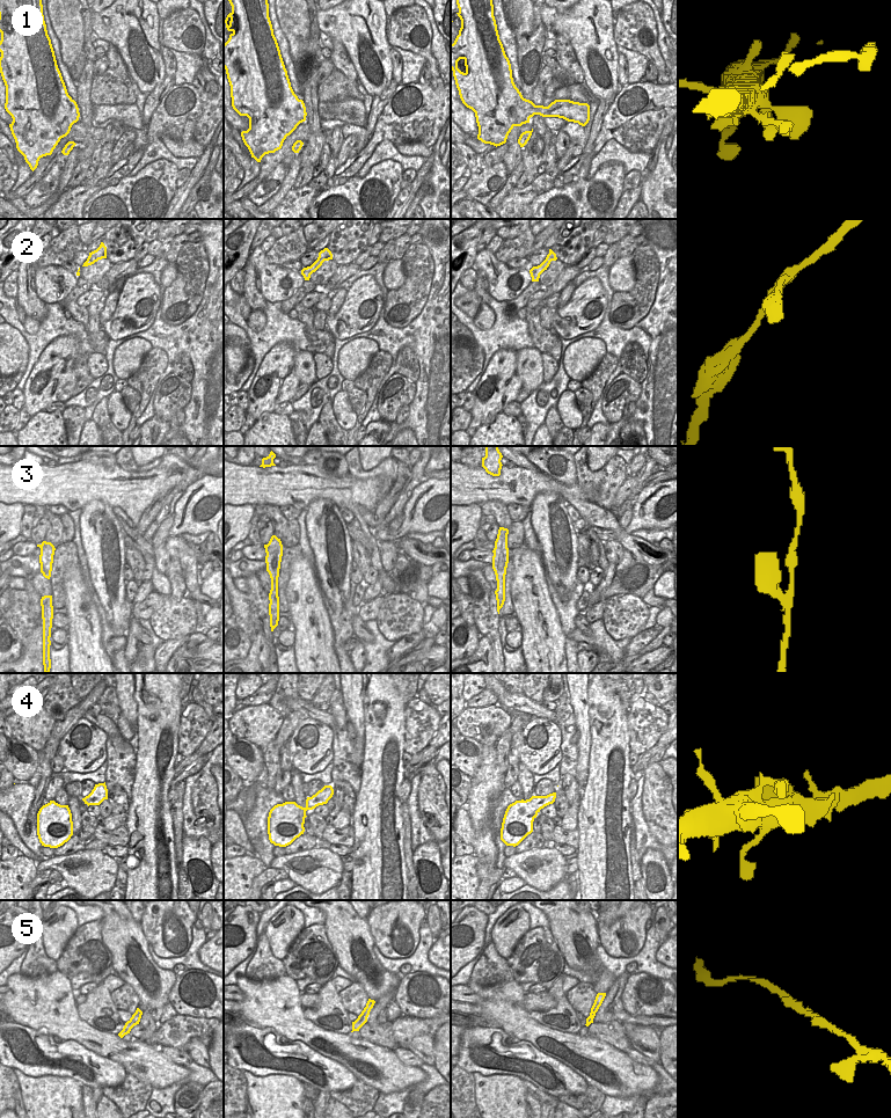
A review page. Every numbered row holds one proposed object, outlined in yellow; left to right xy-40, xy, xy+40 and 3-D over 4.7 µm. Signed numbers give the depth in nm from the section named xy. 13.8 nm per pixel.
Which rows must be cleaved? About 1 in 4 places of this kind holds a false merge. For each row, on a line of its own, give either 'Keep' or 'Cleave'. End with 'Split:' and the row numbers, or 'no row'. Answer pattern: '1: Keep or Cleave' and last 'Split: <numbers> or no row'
1: Keep
2: Keep
3: Keep
4: Keep
5: Keep
Split: no row

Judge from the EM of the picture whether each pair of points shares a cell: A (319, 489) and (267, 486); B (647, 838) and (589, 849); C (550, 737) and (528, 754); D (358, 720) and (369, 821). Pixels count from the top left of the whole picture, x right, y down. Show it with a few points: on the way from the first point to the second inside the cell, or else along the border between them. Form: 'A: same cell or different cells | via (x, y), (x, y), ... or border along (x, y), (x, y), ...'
A: same cell | via (306, 486), (279, 486)
B: different cells | border along (629, 802), (633, 828)
C: same cell | via (548, 743), (534, 753)
D: different cells | border along (363, 721), (364, 749)

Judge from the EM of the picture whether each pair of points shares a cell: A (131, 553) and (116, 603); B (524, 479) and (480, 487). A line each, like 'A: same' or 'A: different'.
A: different
B: same

